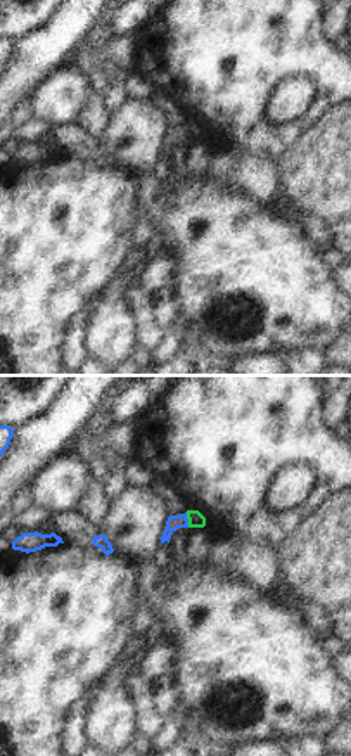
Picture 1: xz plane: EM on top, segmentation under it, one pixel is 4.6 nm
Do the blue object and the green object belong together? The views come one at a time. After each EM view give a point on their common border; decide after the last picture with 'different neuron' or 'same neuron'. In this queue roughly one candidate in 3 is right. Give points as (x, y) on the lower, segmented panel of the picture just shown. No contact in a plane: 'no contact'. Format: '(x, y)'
(187, 519)

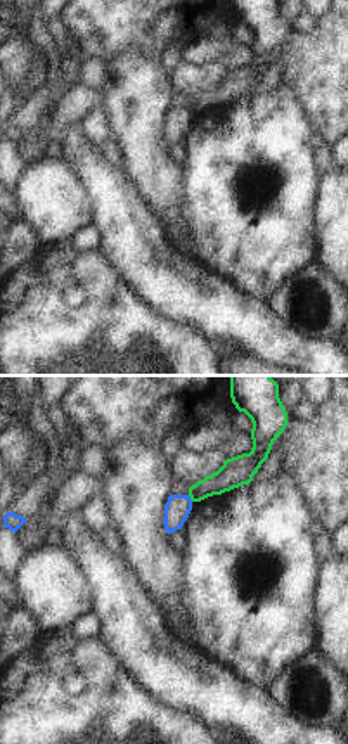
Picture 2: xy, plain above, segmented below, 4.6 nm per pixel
(189, 499)

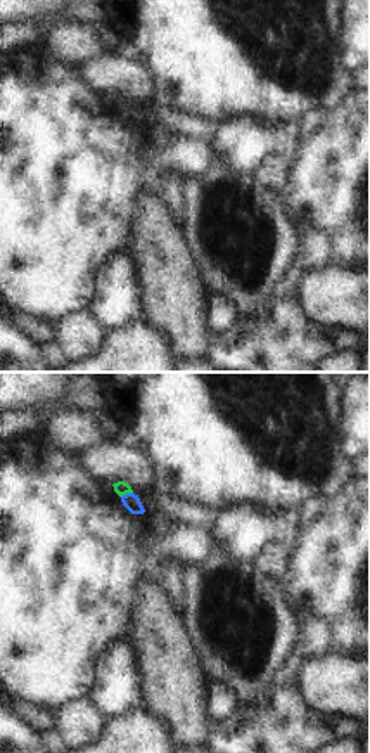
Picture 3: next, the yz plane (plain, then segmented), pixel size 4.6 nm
(127, 494)

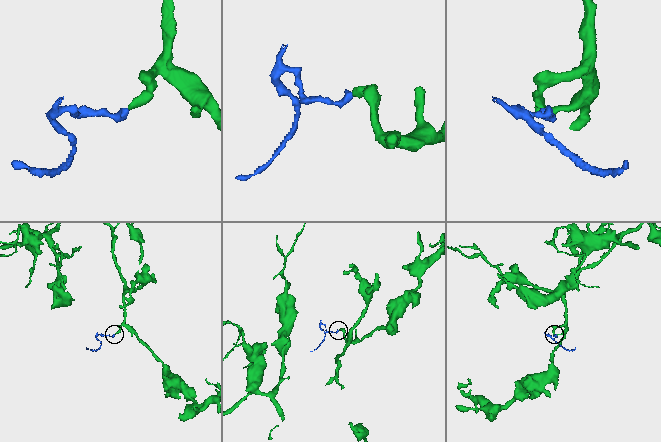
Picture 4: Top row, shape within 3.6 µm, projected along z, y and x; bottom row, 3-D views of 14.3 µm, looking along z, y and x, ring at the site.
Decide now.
different neuron

